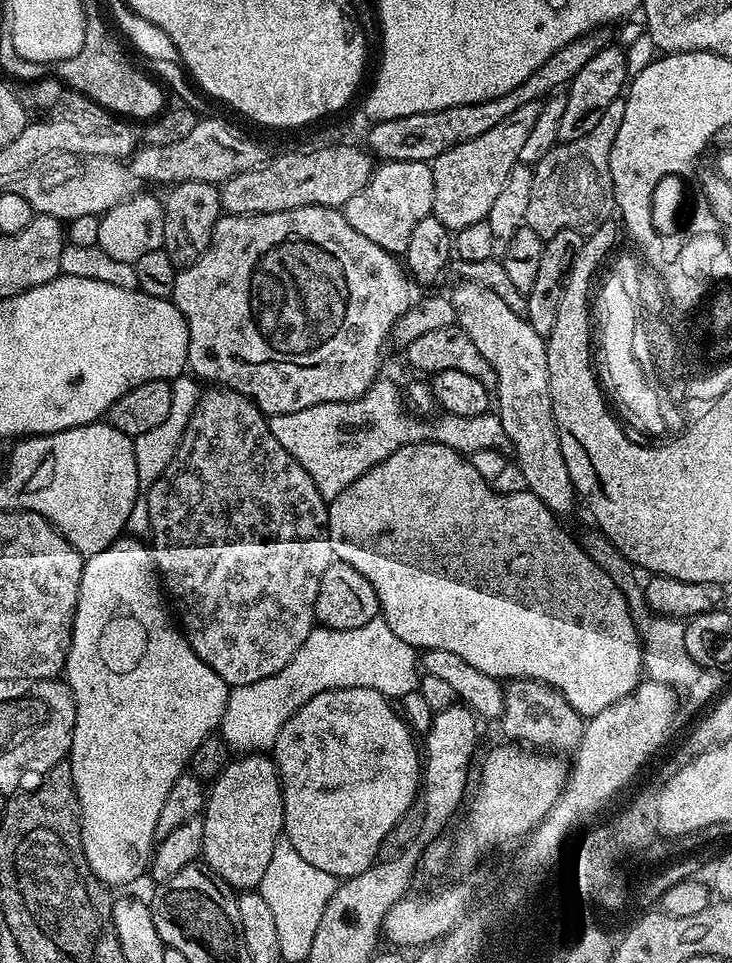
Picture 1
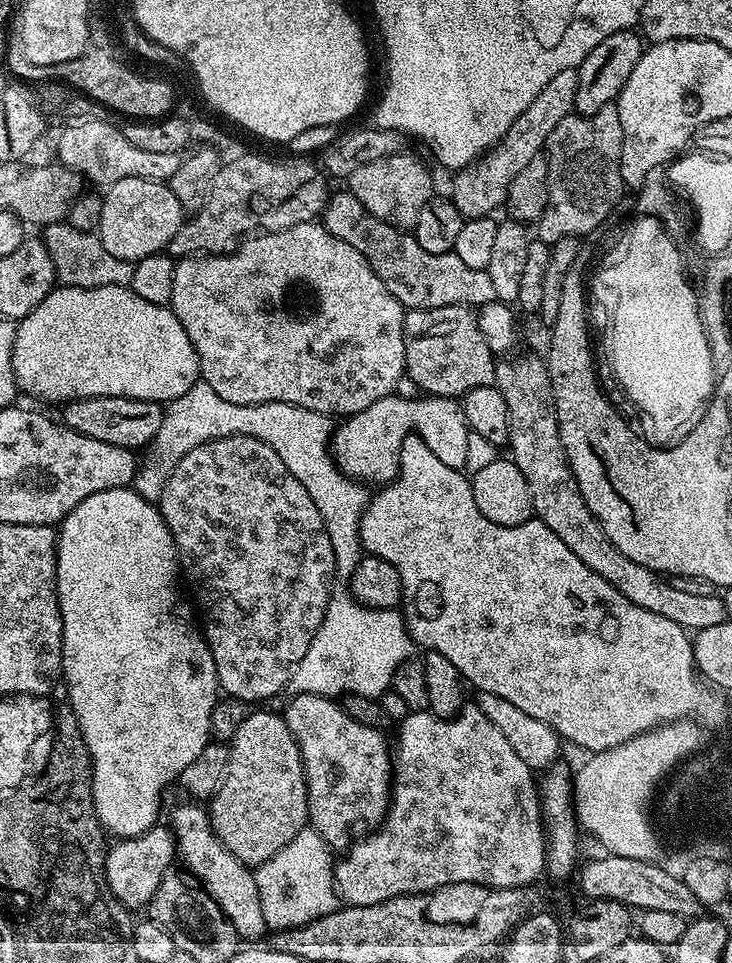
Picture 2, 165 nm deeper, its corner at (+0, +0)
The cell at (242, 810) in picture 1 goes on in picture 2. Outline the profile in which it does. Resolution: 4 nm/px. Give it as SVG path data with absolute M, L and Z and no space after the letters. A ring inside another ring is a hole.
M249 711L230 742L230 762L222 790L210 801L214 834L243 864L265 864L308 823L308 791L302 754L290 726L276 712Z

